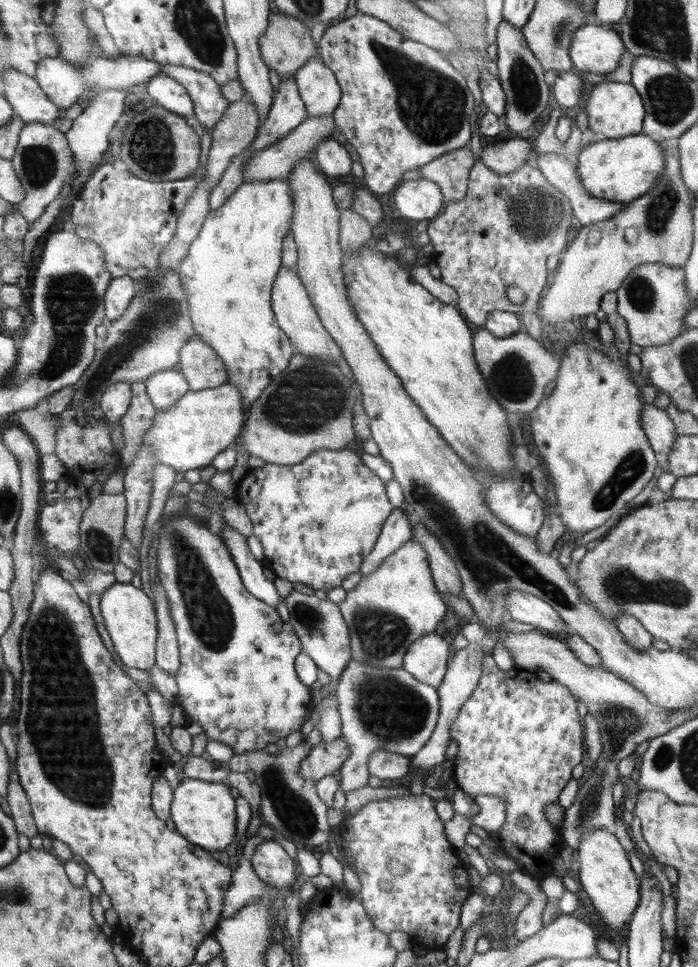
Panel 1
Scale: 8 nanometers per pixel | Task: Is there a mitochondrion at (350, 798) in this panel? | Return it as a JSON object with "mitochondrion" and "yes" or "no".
{"mitochondrion":"no"}

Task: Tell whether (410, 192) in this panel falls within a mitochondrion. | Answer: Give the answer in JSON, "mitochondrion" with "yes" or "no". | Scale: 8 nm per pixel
{"mitochondrion":"no"}

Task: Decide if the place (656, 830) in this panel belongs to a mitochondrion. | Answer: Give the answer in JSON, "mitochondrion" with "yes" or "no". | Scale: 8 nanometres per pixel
{"mitochondrion":"no"}

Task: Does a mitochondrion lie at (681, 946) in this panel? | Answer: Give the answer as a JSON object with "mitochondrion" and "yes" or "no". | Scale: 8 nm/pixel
{"mitochondrion":"no"}

